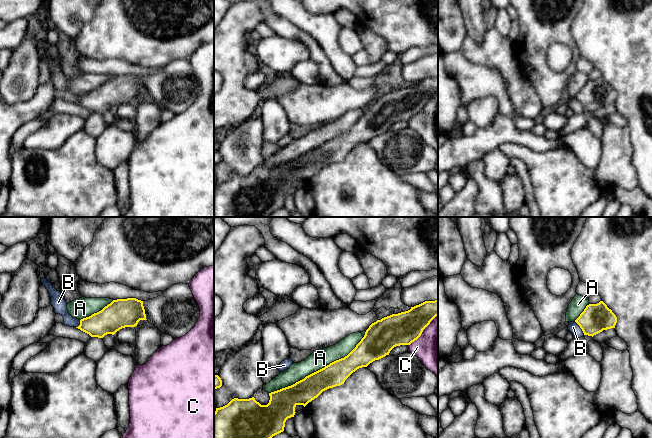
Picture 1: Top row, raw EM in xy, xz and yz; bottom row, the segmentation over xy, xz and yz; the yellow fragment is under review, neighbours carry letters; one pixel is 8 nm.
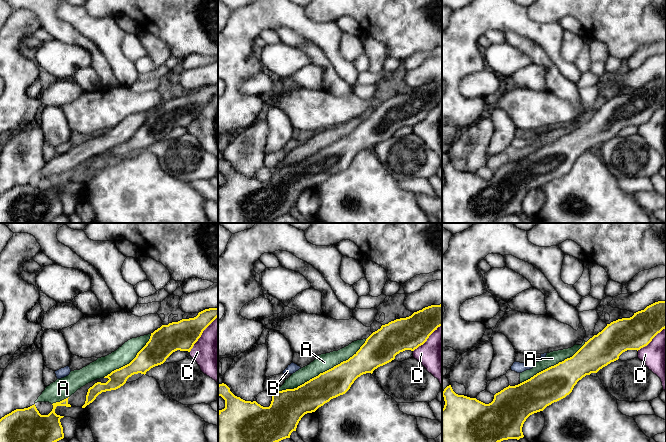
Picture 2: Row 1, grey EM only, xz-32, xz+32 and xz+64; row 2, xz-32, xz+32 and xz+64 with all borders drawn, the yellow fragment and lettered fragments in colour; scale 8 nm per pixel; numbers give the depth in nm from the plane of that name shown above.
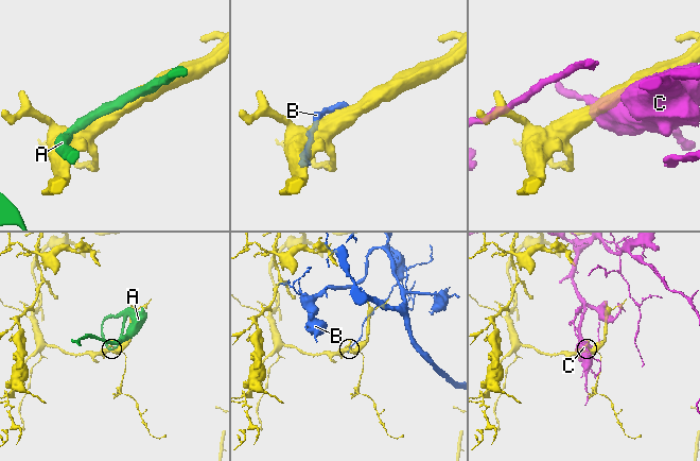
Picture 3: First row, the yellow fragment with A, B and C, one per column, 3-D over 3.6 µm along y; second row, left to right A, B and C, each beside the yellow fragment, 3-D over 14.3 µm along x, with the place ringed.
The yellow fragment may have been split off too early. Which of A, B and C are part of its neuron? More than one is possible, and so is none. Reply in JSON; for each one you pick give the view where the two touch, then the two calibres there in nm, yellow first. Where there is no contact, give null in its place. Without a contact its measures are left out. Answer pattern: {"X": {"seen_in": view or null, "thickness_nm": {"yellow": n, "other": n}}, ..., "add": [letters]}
{"add": []}

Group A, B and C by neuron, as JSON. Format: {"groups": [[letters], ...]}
{"groups": [["A"], ["B"], ["C"]]}

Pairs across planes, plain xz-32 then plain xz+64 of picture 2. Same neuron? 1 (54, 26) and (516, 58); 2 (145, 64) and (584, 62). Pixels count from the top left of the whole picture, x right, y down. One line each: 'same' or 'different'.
1: different
2: same

